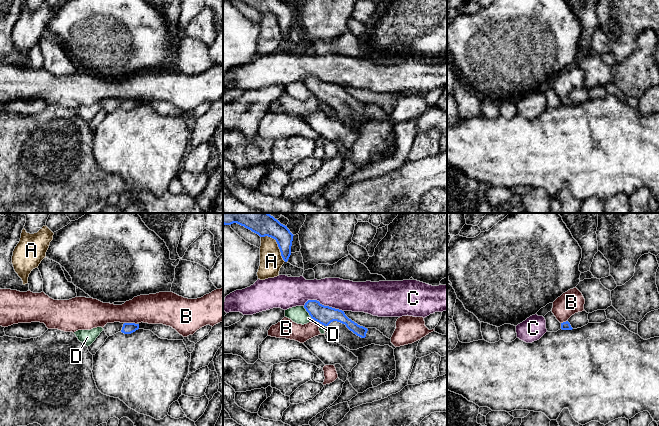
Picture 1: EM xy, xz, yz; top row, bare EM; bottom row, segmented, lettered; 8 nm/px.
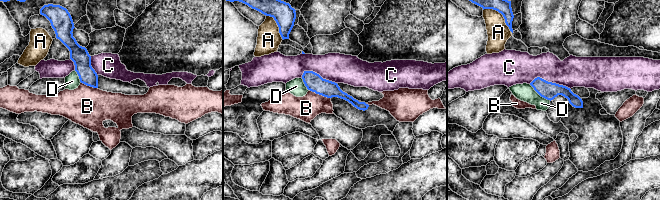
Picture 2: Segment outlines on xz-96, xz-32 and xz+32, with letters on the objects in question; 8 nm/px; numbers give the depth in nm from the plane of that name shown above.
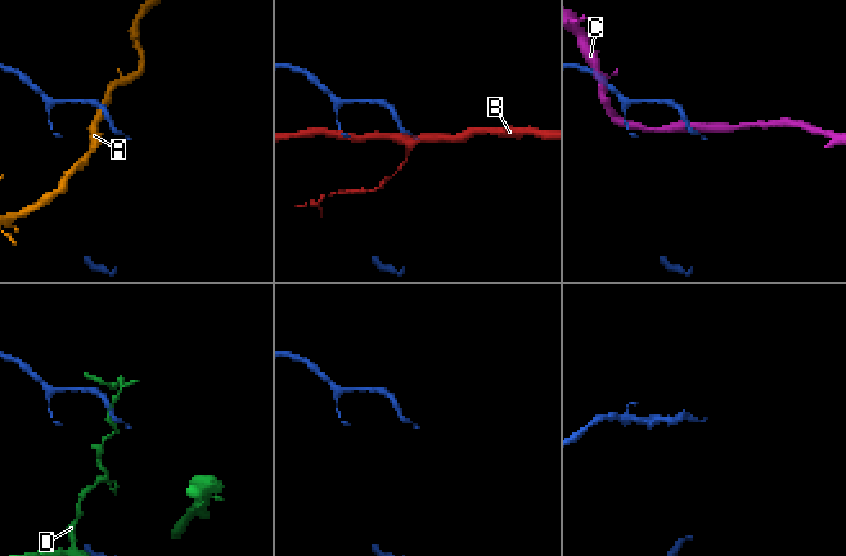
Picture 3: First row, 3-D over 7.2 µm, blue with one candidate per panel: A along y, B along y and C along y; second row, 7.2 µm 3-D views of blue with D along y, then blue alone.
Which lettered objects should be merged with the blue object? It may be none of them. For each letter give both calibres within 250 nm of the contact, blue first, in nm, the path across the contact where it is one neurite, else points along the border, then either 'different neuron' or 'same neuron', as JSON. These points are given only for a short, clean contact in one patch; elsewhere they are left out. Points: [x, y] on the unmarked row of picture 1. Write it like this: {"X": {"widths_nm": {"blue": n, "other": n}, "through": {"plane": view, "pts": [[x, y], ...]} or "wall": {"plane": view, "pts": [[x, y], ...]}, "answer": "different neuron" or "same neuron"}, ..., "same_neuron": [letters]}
{"A": {"widths_nm": {"blue": 140, "other": 180}, "wall": {"plane": "xz", "pts": [[261, 12], [270, 12], [275, 16], [280, 31], [285, 37]]}, "answer": "different neuron"}, "B": {"widths_nm": {"blue": 90, "other": 240}, "answer": "different neuron"}, "C": {"widths_nm": {"blue": 150, "other": 240}, "answer": "different neuron"}, "D": {"widths_nm": {"blue": 150, "other": 140}, "answer": "different neuron"}, "same_neuron": []}

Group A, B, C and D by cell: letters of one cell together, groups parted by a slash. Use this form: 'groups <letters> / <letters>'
groups A / B / C / D

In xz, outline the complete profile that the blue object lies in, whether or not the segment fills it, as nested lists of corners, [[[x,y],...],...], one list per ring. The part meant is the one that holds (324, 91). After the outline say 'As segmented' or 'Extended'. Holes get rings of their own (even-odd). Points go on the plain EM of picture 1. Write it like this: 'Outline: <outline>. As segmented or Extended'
Outline: [[[308,76],[304,84],[312,95],[327,102],[328,106],[335,110],[336,118],[349,124],[357,126],[365,122],[389,121],[393,125],[396,123],[376,104],[365,104],[349,95],[344,87],[329,82],[322,81],[317,76]]]. Extended

